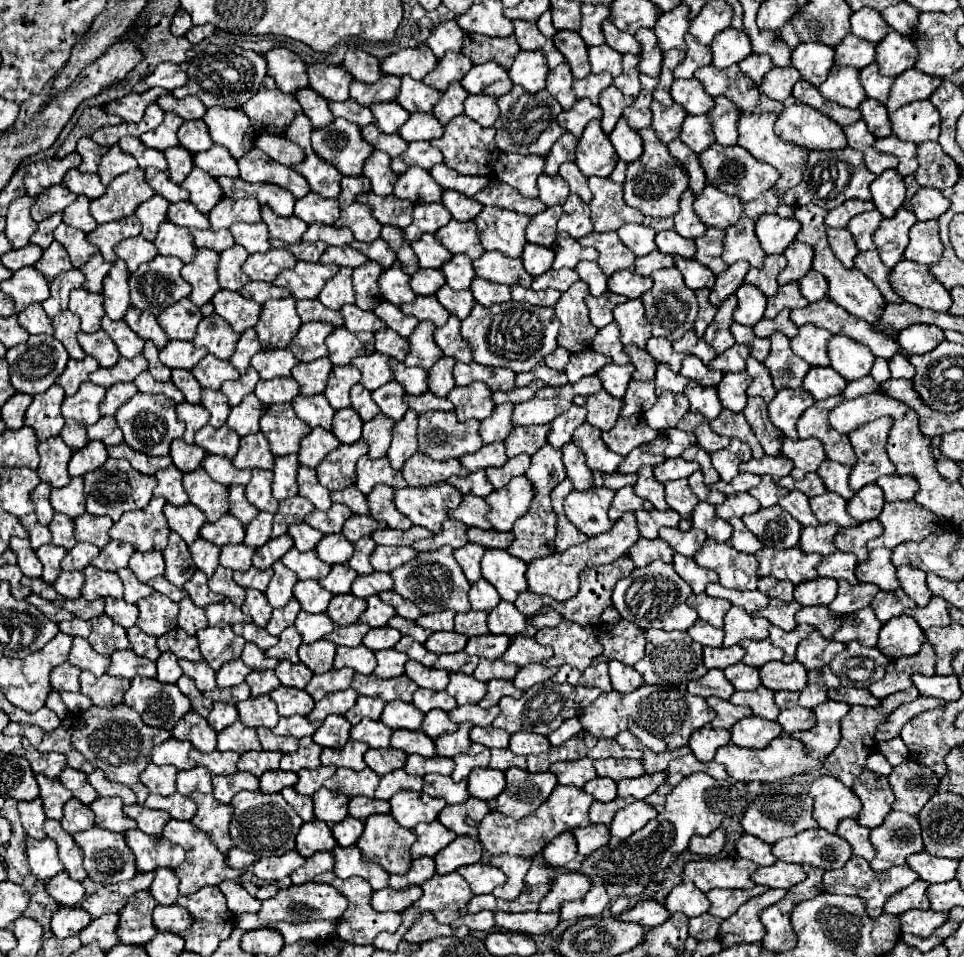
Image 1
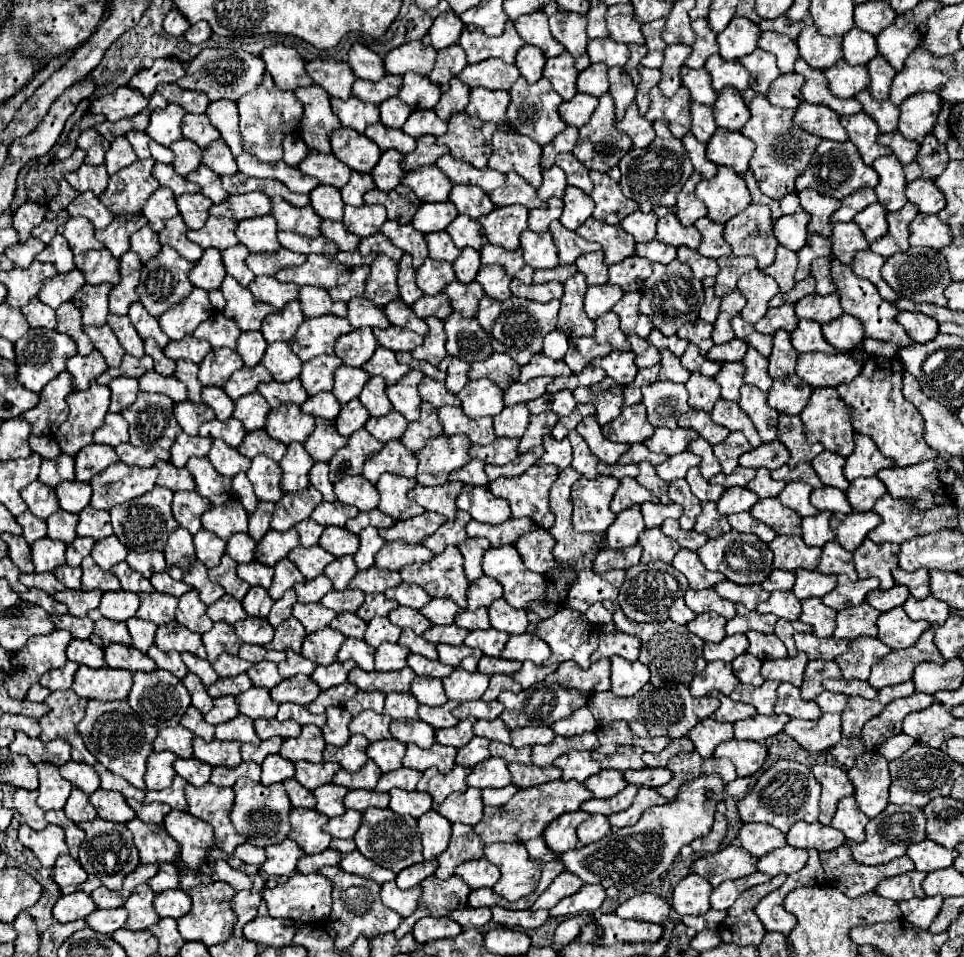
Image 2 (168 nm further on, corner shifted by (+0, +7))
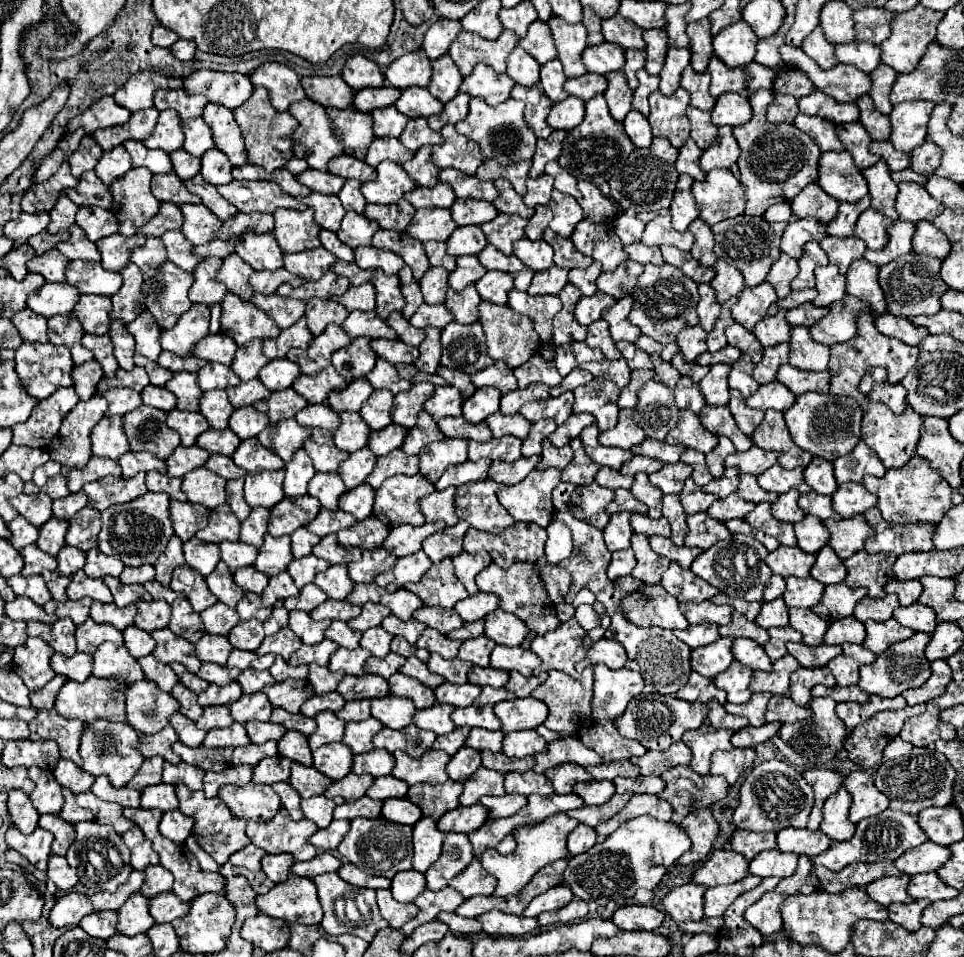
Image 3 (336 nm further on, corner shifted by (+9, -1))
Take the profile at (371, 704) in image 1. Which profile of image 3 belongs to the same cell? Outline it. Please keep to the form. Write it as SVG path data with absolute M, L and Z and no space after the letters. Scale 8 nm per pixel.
M368 699L348 701L336 715L342 721L364 721L364 719L370 717L370 701Z

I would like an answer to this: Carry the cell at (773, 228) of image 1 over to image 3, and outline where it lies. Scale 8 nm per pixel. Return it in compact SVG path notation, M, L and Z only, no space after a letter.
M790 219L780 241L780 251L798 259L802 255L802 245L808 241L820 241L826 237L826 227L816 219Z

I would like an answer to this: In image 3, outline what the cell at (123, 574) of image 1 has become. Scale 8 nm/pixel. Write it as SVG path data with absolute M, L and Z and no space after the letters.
M104 577L104 583L110 587L114 595L114 603L120 607L126 607L128 603L152 599L150 593L142 585L122 585L116 577Z

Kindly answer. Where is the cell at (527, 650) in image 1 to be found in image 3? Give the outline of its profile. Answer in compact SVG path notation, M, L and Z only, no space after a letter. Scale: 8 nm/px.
M496 645L490 657L490 667L504 671L518 671L522 675L532 675L532 671L540 665L536 653L528 647L502 647Z

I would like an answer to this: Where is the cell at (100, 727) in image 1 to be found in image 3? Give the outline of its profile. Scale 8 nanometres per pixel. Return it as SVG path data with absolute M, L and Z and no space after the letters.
M92 721L92 725L84 727L84 735L80 741L80 755L84 759L82 769L90 775L106 775L114 787L126 787L126 783L136 775L144 757L138 751L138 733L120 721Z

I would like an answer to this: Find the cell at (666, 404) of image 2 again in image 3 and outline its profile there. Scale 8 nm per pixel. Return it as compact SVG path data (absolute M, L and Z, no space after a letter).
M656 381L644 383L634 407L634 421L640 429L644 429L646 437L664 441L678 421L678 407L672 389Z

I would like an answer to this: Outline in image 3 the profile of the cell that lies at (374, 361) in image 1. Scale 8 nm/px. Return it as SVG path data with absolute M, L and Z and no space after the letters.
M376 359L376 365L374 365L374 369L368 373L368 377L366 377L370 383L372 383L372 387L374 389L388 389L390 393L400 393L400 391L408 391L410 389L410 381L406 381L406 379L402 379L398 373L396 373L396 369L394 369L394 365L392 363L388 363L386 359Z

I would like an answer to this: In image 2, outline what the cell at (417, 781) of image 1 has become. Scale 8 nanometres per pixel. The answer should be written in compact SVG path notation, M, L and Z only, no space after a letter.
M397 769L397 771L389 771L389 773L383 773L379 783L377 783L377 791L391 791L395 787L399 789L407 789L407 791L413 791L417 781L421 779L423 773L417 773L417 771L411 771L411 769Z

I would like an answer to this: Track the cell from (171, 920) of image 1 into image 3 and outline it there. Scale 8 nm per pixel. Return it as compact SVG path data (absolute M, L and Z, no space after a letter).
M160 893L150 899L150 915L156 923L170 923L188 913L190 905L180 901L174 893Z

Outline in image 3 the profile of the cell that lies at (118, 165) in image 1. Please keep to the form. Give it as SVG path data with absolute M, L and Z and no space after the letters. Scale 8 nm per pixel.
M118 145L116 149L110 149L110 151L106 151L106 153L102 155L102 159L100 159L100 163L96 165L94 171L96 171L96 175L98 175L106 185L110 185L114 179L122 177L130 167L132 167L132 163L130 163L128 151L126 151L122 145Z

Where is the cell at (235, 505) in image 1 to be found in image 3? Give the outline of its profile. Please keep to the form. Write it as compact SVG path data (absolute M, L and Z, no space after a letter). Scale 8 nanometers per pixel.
M232 479L226 483L226 495L228 495L228 505L230 509L236 513L236 517L240 521L244 521L250 515L250 507L244 501L244 493L242 493L242 485L244 479Z

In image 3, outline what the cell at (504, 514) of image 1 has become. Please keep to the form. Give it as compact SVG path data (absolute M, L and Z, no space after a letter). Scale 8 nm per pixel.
M560 469L530 471L522 483L502 487L496 495L516 521L534 521L546 527L552 521L552 489L560 483Z

